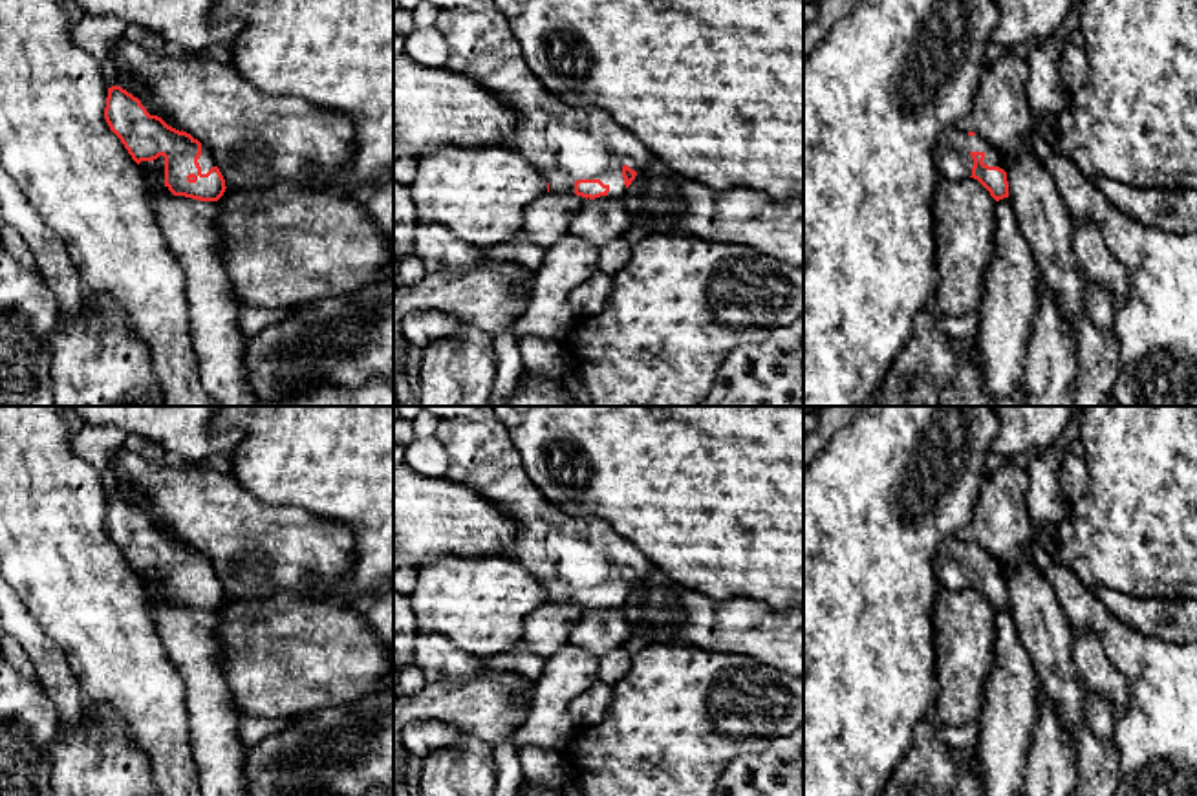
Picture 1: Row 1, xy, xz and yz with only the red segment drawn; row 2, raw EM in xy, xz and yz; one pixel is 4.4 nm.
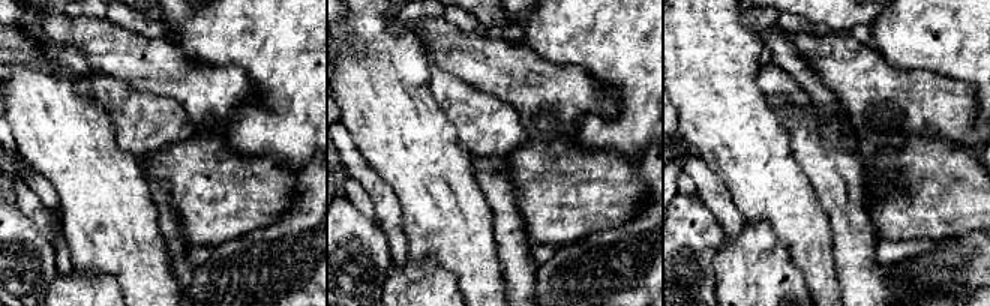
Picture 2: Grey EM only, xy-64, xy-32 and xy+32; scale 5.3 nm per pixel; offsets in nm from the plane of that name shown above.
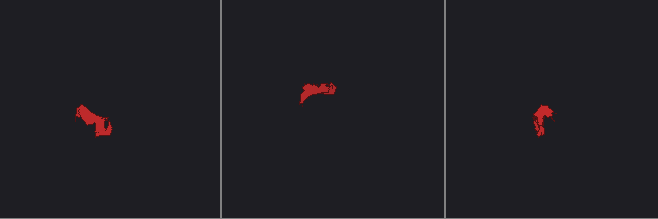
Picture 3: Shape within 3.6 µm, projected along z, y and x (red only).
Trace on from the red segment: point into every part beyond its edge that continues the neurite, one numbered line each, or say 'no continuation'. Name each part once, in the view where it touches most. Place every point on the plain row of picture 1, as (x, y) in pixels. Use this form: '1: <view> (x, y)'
1: yz (952, 566)

